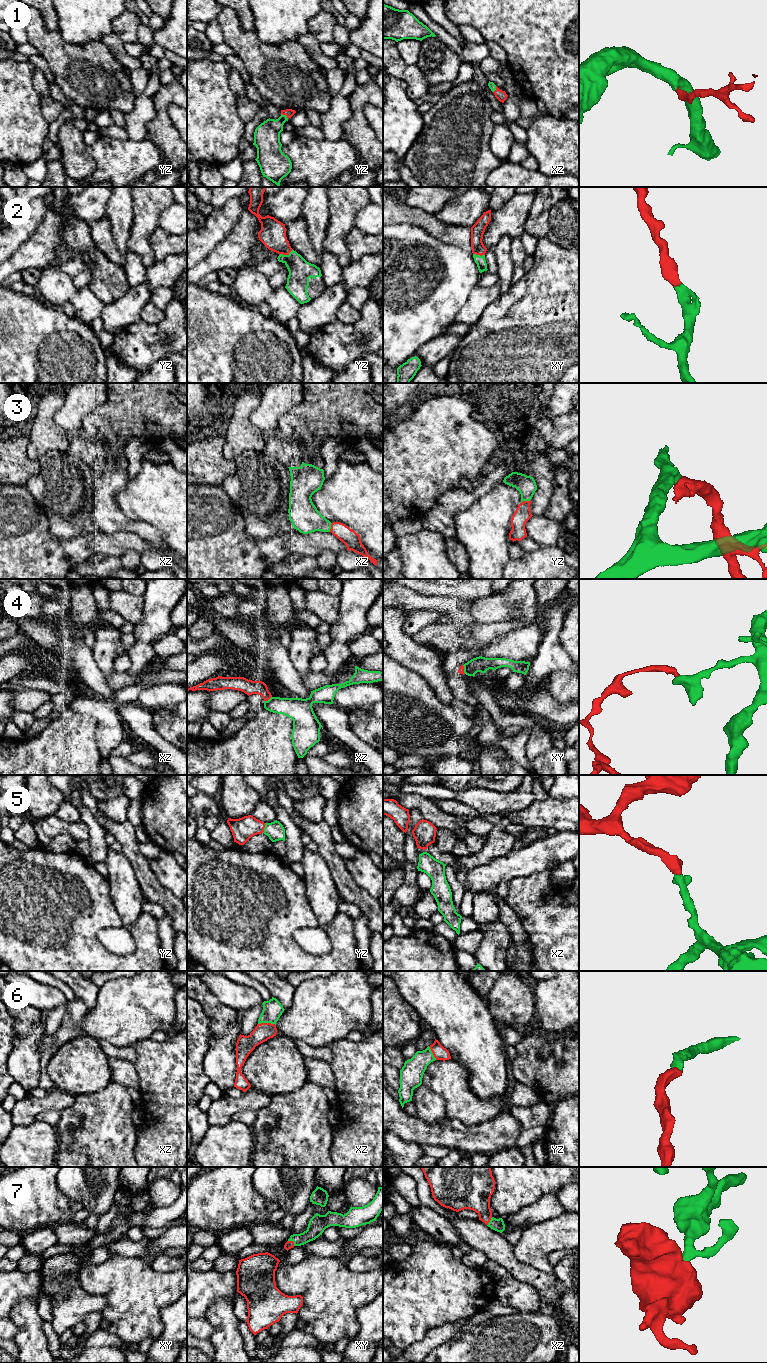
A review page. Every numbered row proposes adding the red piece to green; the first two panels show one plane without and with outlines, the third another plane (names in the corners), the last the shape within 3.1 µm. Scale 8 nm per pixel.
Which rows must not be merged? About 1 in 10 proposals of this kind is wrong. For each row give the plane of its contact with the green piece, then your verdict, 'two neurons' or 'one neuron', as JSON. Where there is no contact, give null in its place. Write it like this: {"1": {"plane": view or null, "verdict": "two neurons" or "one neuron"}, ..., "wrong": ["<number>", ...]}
{"1": {"plane": "yz", "verdict": "one neuron"}, "2": {"plane": "yz", "verdict": "one neuron"}, "3": {"plane": "yz", "verdict": "one neuron"}, "4": {"plane": "xz", "verdict": "two neurons"}, "5": {"plane": "yz", "verdict": "one neuron"}, "6": {"plane": "xz", "verdict": "one neuron"}, "7": {"plane": "xy", "verdict": "one neuron"}, "wrong": ["4"]}

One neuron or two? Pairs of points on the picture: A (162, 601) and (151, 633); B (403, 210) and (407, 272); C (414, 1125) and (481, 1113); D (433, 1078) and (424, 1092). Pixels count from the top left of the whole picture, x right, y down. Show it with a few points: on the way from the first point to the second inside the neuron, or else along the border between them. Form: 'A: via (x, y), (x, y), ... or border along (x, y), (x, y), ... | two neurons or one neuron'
A: via (157, 609), (156, 623), (154, 625) | one neuron
B: border along (393, 223), (414, 224), (426, 231) | two neurons
C: border along (448, 1119), (459, 1120), (467, 1125), (471, 1125) | two neurons
D: border along (422, 1083), (445, 1101) | two neurons

